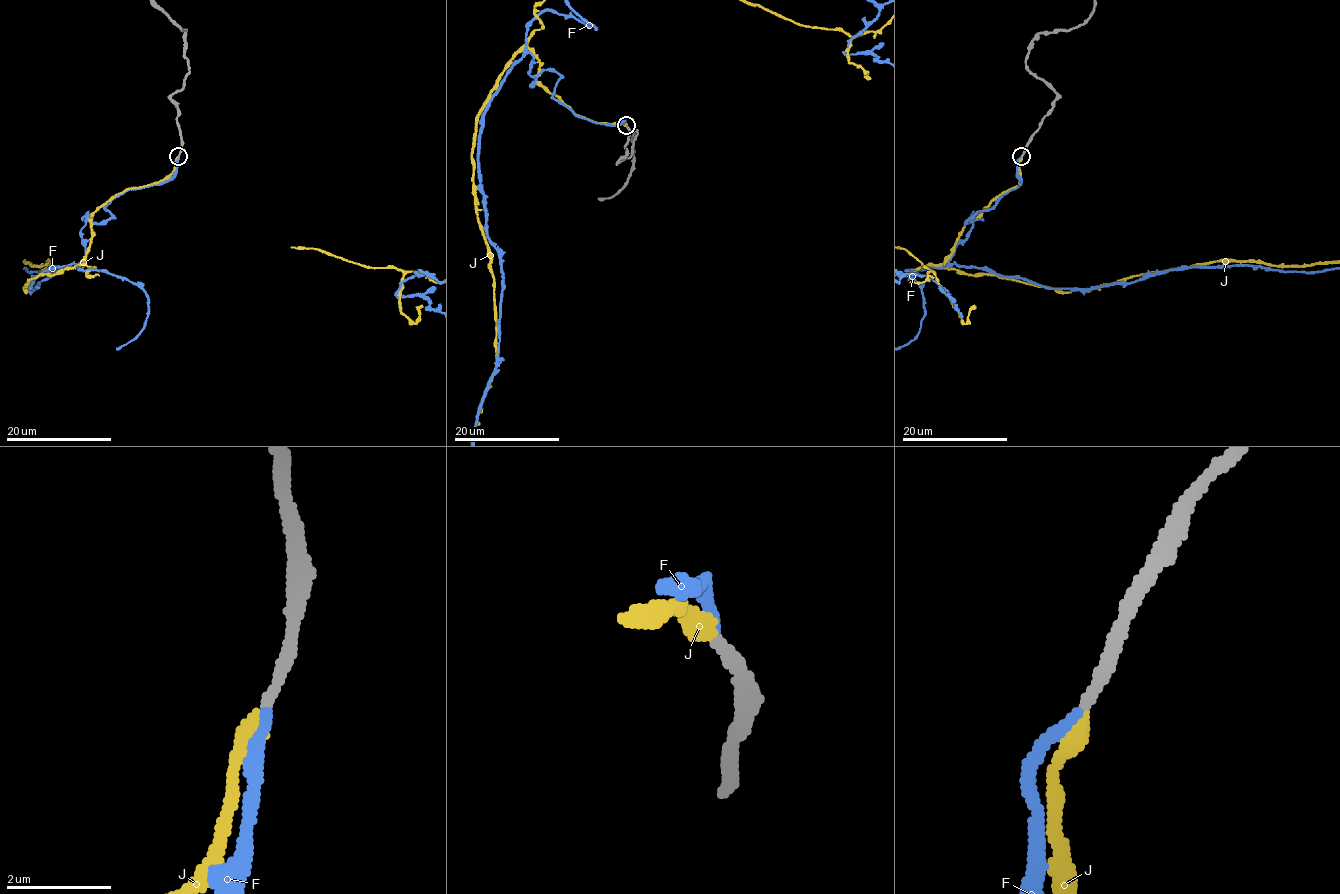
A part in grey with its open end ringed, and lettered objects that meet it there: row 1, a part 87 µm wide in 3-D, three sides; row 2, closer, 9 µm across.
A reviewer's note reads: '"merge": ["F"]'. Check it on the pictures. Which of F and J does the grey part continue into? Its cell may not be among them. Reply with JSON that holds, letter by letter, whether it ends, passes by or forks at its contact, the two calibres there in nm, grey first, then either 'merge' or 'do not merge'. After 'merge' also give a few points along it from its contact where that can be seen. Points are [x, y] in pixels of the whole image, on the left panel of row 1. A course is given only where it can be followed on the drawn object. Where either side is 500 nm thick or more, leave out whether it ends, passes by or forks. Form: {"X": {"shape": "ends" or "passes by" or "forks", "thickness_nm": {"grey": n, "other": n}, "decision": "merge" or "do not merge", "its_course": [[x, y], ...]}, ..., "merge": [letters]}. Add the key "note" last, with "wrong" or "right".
{"F": {"shape": "ends", "thickness_nm": {"grey": 200, "other": 200}, "decision": "merge"}, "J": {"shape": "ends", "thickness_nm": {"grey": 200, "other": 380}, "decision": "do not merge"}, "merge": ["F"], "note": "right"}

